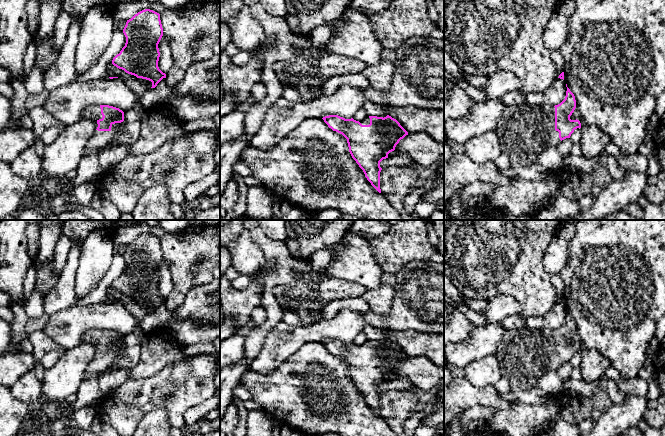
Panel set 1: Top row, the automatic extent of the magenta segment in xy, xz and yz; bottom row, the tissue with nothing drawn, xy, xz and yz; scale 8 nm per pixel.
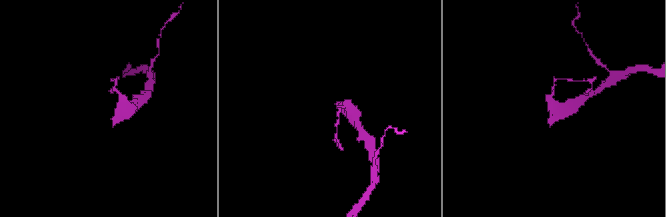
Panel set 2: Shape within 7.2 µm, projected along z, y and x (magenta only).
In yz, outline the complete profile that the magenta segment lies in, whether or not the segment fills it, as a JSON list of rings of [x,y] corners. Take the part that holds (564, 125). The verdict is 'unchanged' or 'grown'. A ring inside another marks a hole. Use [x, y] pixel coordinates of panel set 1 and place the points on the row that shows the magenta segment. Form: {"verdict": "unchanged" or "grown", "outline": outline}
{"verdict": "grown", "outline": [[[567,87],[565,99],[558,105],[551,106],[542,103],[540,105],[531,105],[528,103],[514,104],[512,106],[504,105],[503,115],[500,119],[495,132],[497,133],[501,145],[501,155],[506,155],[510,160],[509,169],[517,169],[523,166],[536,164],[538,156],[545,150],[556,147],[562,140],[570,138],[575,129],[581,128],[579,120],[571,120],[570,116],[576,108],[574,94]]]}

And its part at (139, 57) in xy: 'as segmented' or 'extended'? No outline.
as segmented

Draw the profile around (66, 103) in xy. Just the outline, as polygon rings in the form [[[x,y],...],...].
[[[100,78],[87,82],[74,82],[49,92],[44,108],[62,125],[71,125],[80,119],[86,107],[109,105],[122,111],[137,102],[137,94],[119,78]]]

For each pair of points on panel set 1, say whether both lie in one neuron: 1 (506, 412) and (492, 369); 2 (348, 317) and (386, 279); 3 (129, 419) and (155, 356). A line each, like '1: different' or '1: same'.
1: different
2: different
3: different

